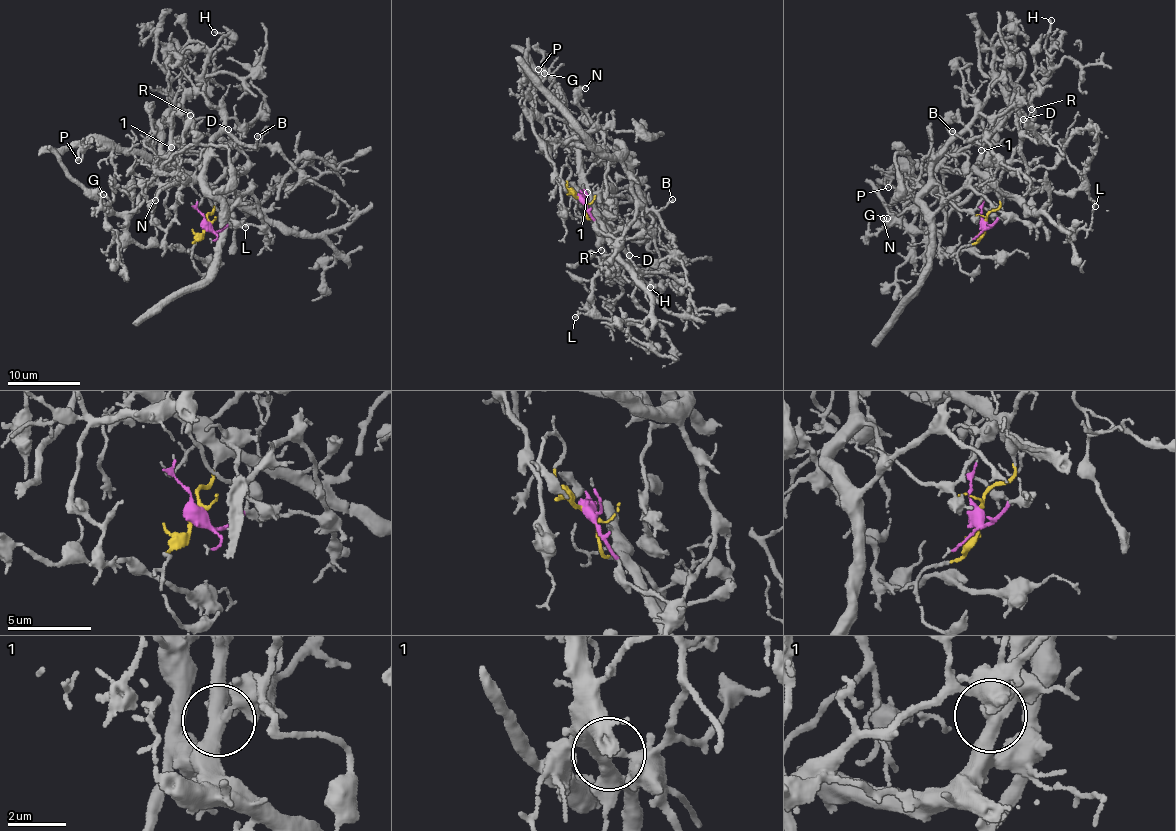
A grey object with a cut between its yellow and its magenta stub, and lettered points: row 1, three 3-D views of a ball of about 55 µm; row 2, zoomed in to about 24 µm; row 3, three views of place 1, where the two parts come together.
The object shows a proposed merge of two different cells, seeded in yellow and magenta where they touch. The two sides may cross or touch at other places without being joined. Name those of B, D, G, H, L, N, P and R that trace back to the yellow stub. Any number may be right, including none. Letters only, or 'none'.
D, G, H, L, P, R

